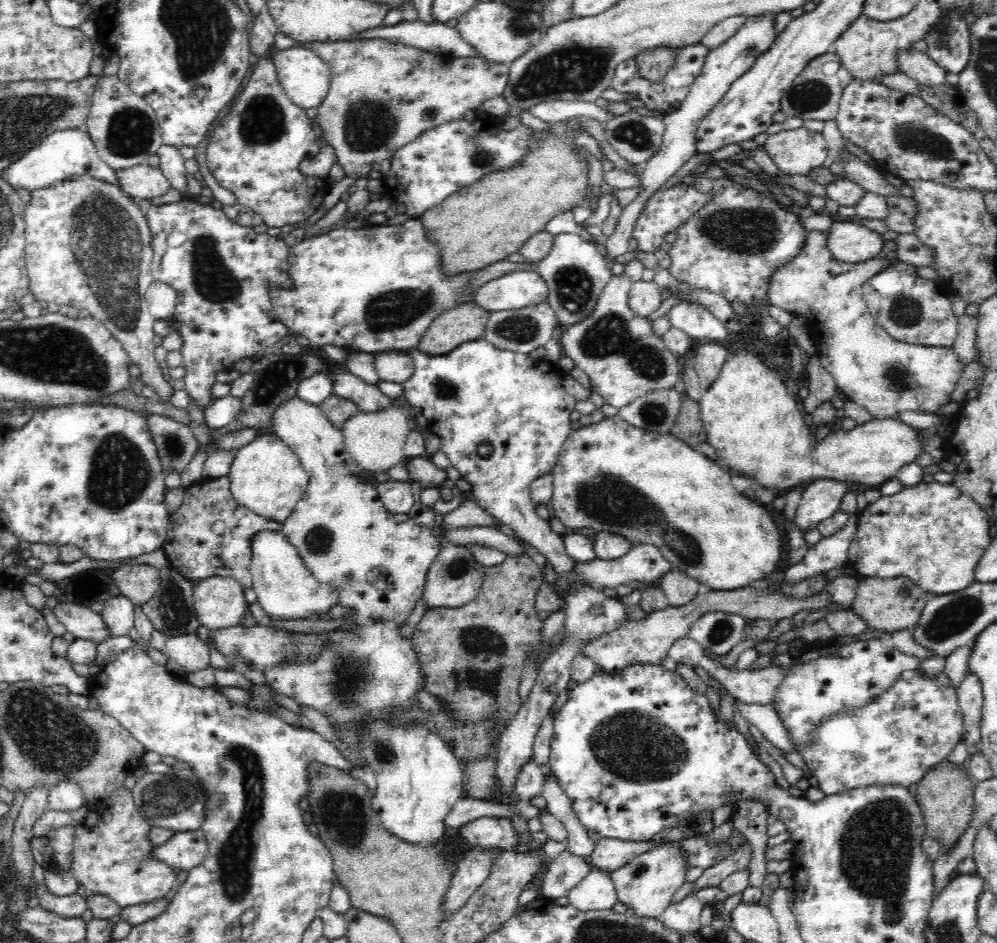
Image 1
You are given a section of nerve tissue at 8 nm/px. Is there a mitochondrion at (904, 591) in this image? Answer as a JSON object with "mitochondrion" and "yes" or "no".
{"mitochondrion":"yes"}

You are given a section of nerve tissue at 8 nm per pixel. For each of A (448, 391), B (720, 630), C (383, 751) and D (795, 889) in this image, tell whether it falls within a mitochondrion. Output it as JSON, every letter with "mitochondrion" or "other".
{"A":"mitochondrion","B":"mitochondrion","C":"mitochondrion","D":"other"}

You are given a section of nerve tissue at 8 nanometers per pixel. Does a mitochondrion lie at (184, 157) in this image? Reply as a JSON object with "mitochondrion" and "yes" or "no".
{"mitochondrion":"no"}

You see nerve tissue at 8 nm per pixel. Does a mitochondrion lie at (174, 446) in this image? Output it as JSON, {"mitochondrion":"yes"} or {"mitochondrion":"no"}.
{"mitochondrion":"yes"}

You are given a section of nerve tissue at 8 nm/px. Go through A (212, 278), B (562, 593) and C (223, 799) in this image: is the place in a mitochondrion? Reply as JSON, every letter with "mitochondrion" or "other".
{"A":"mitochondrion","B":"other","C":"mitochondrion"}

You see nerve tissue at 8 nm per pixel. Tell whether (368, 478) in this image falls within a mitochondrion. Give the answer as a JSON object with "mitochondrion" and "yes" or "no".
{"mitochondrion":"no"}

